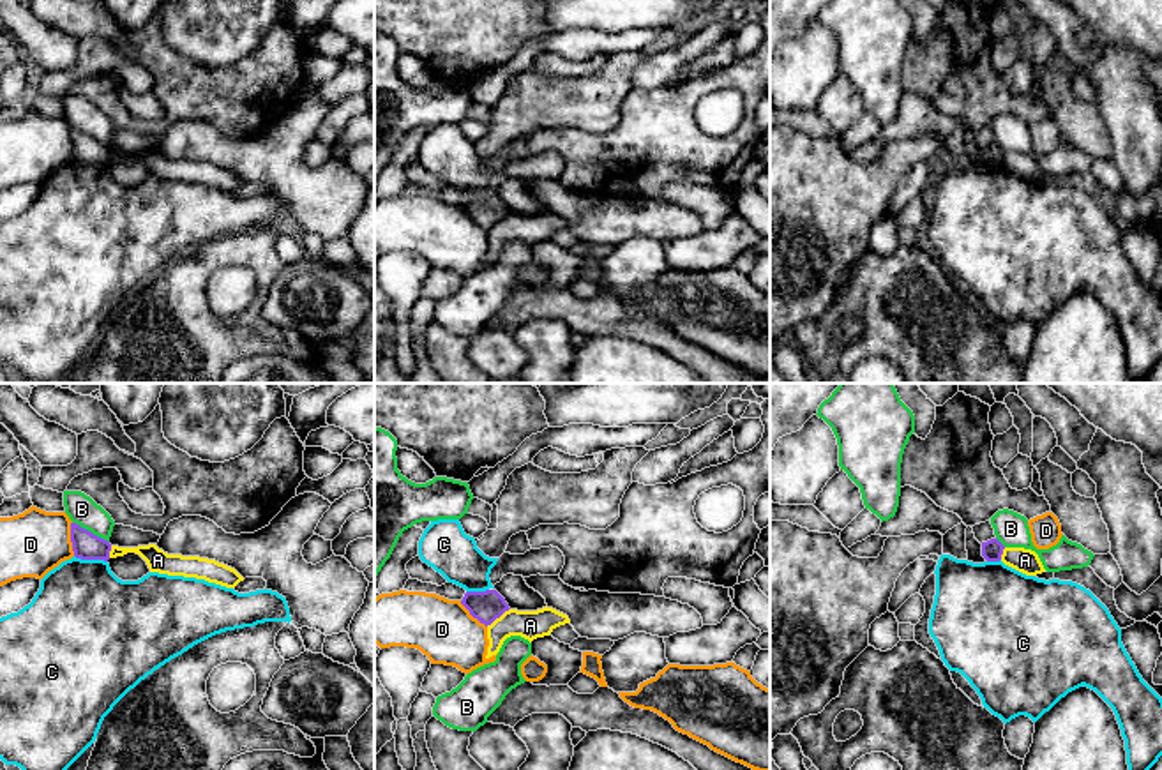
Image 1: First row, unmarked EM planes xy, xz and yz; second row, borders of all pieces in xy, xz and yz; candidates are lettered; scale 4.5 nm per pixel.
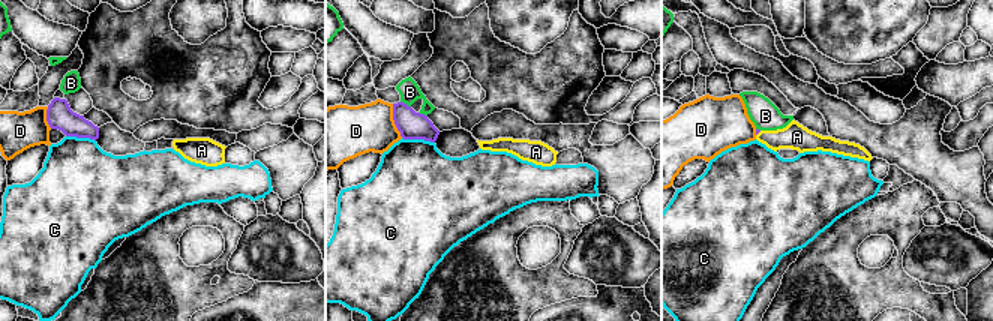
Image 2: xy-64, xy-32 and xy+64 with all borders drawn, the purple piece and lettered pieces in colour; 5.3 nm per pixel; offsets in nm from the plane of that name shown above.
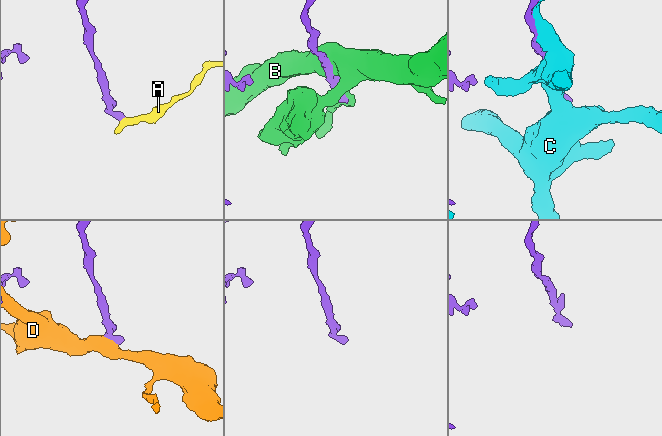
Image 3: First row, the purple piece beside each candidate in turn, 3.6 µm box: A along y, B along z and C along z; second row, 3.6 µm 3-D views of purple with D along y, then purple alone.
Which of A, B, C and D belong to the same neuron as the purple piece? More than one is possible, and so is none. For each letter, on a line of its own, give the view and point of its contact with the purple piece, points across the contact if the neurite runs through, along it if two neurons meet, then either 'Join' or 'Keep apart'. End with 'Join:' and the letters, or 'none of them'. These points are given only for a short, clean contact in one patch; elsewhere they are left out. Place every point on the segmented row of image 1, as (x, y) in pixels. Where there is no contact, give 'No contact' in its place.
A: Touches purple at xz (497, 617). Boundary: xz (509, 608), (486, 626). Keep apart
B: Touches purple at xy (90, 532). Keep apart
C: Touches purple at xy (90, 558). Keep apart
D: Touches purple at xy (71, 539). Keep apart
Join: none of them

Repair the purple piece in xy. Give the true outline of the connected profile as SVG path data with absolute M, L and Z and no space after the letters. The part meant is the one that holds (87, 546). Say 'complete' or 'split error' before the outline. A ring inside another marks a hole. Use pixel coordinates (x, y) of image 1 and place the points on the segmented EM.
complete; M71 523L71 542L76 558L109 560L111 544L76 523Z

